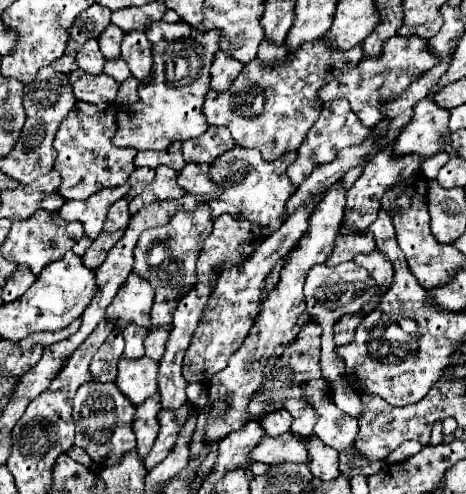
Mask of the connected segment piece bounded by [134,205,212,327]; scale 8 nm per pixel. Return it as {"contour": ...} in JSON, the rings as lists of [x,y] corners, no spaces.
{"contour":[[[198,205],[192,213],[180,211],[164,227],[148,229],[140,235],[134,249],[134,273],[144,277],[156,289],[152,305],[152,327],[172,323],[172,313],[182,297],[196,285],[196,259],[204,245],[204,239],[212,233],[212,217],[208,205]]]}

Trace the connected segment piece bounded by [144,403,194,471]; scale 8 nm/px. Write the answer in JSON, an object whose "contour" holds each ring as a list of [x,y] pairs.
{"contour":[[[186,403],[184,407],[176,409],[176,411],[160,411],[158,421],[160,421],[160,433],[156,437],[154,447],[150,449],[150,453],[144,459],[144,467],[146,471],[150,471],[152,467],[156,467],[160,461],[164,461],[168,457],[168,453],[172,451],[172,443],[176,441],[176,433],[180,429],[180,425],[184,425],[184,421],[188,419],[188,413],[192,413],[194,407],[190,403]]]}

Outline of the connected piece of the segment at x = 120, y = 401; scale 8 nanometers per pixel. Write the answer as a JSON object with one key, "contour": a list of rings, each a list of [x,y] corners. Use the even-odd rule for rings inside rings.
{"contour":[[[88,381],[84,383],[72,401],[72,419],[76,423],[76,445],[82,447],[98,467],[116,465],[120,457],[136,447],[136,437],[132,433],[134,405],[120,393],[114,383]]]}

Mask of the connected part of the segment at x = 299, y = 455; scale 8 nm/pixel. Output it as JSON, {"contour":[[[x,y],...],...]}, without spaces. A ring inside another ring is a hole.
{"contour":[[[284,433],[278,437],[270,437],[264,435],[260,439],[260,443],[252,449],[252,453],[248,455],[250,463],[288,463],[288,461],[296,461],[296,463],[308,463],[308,451],[306,445],[294,437],[292,433]]]}

